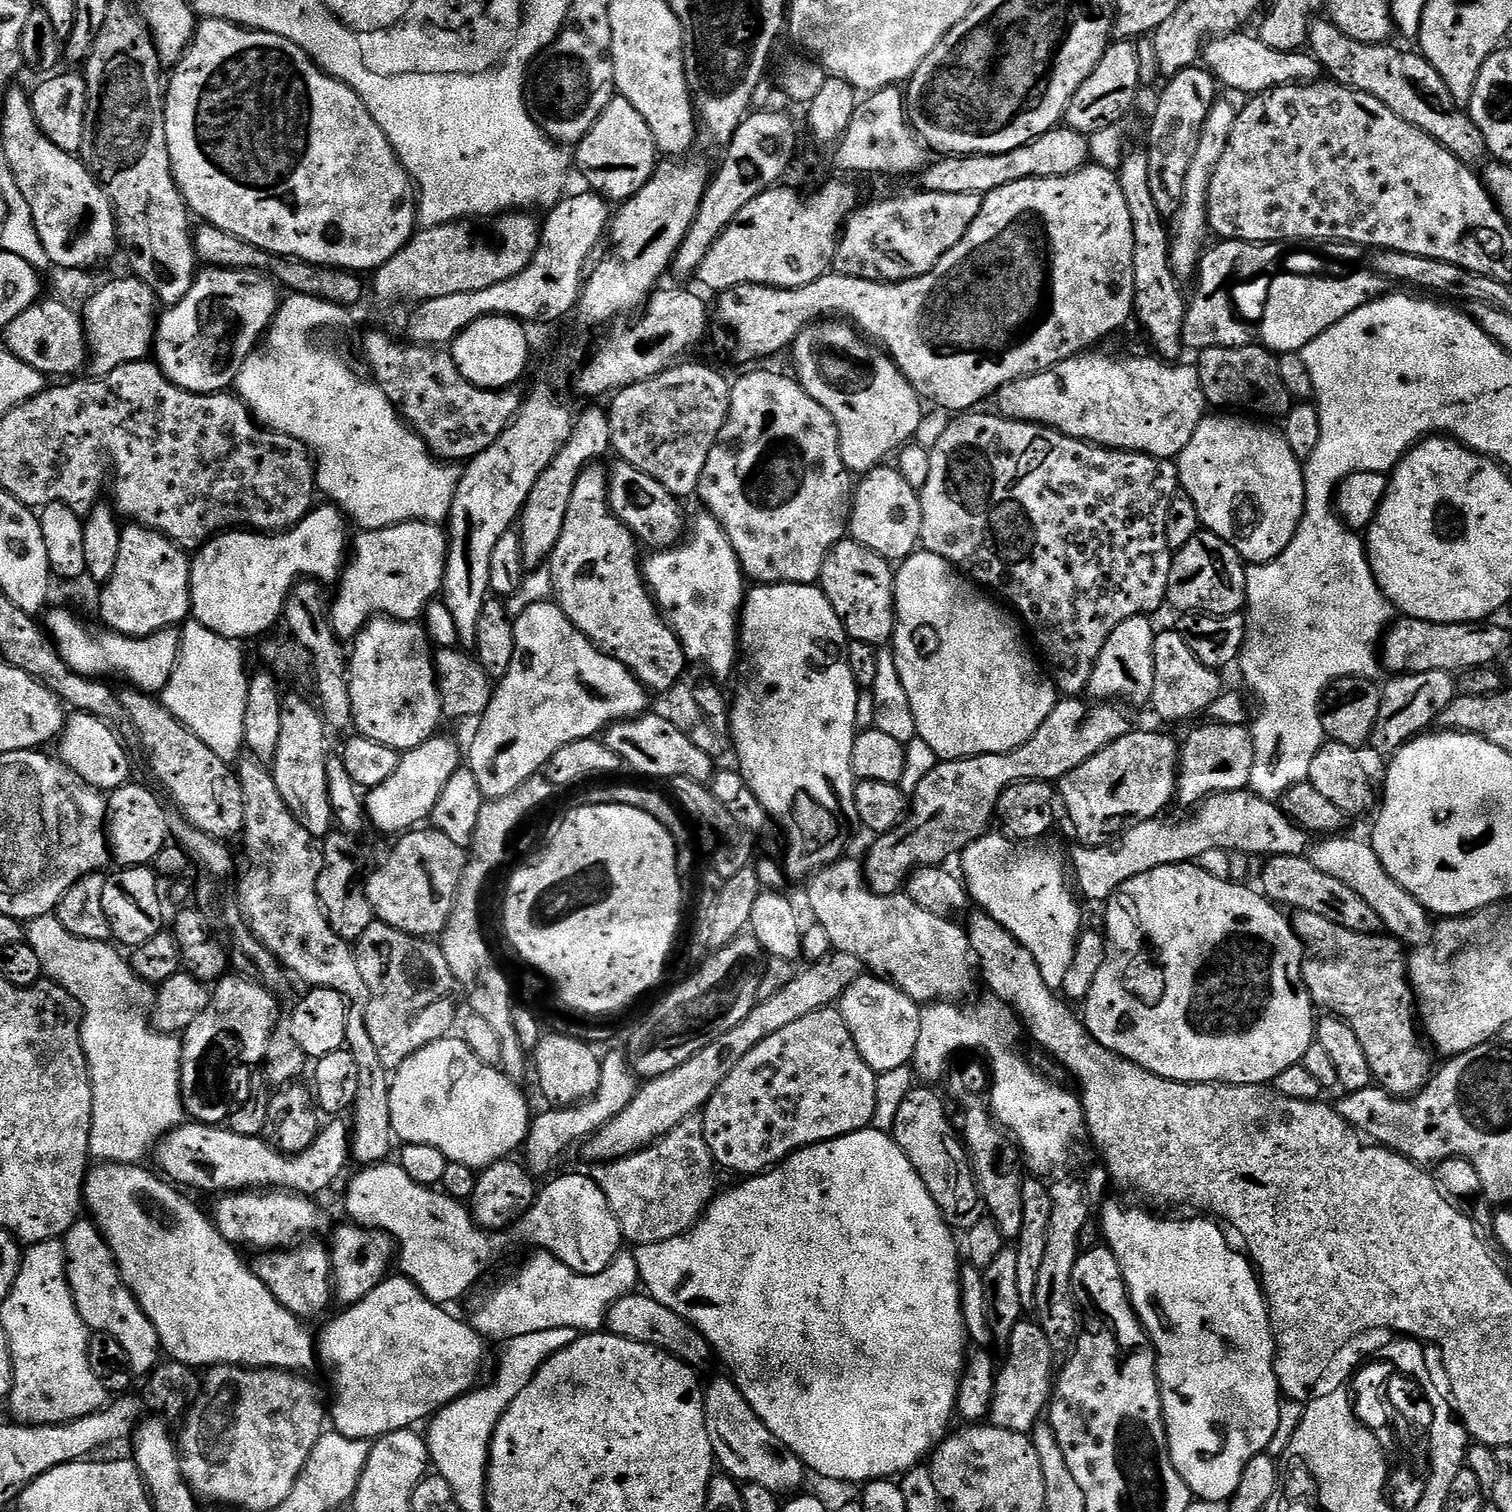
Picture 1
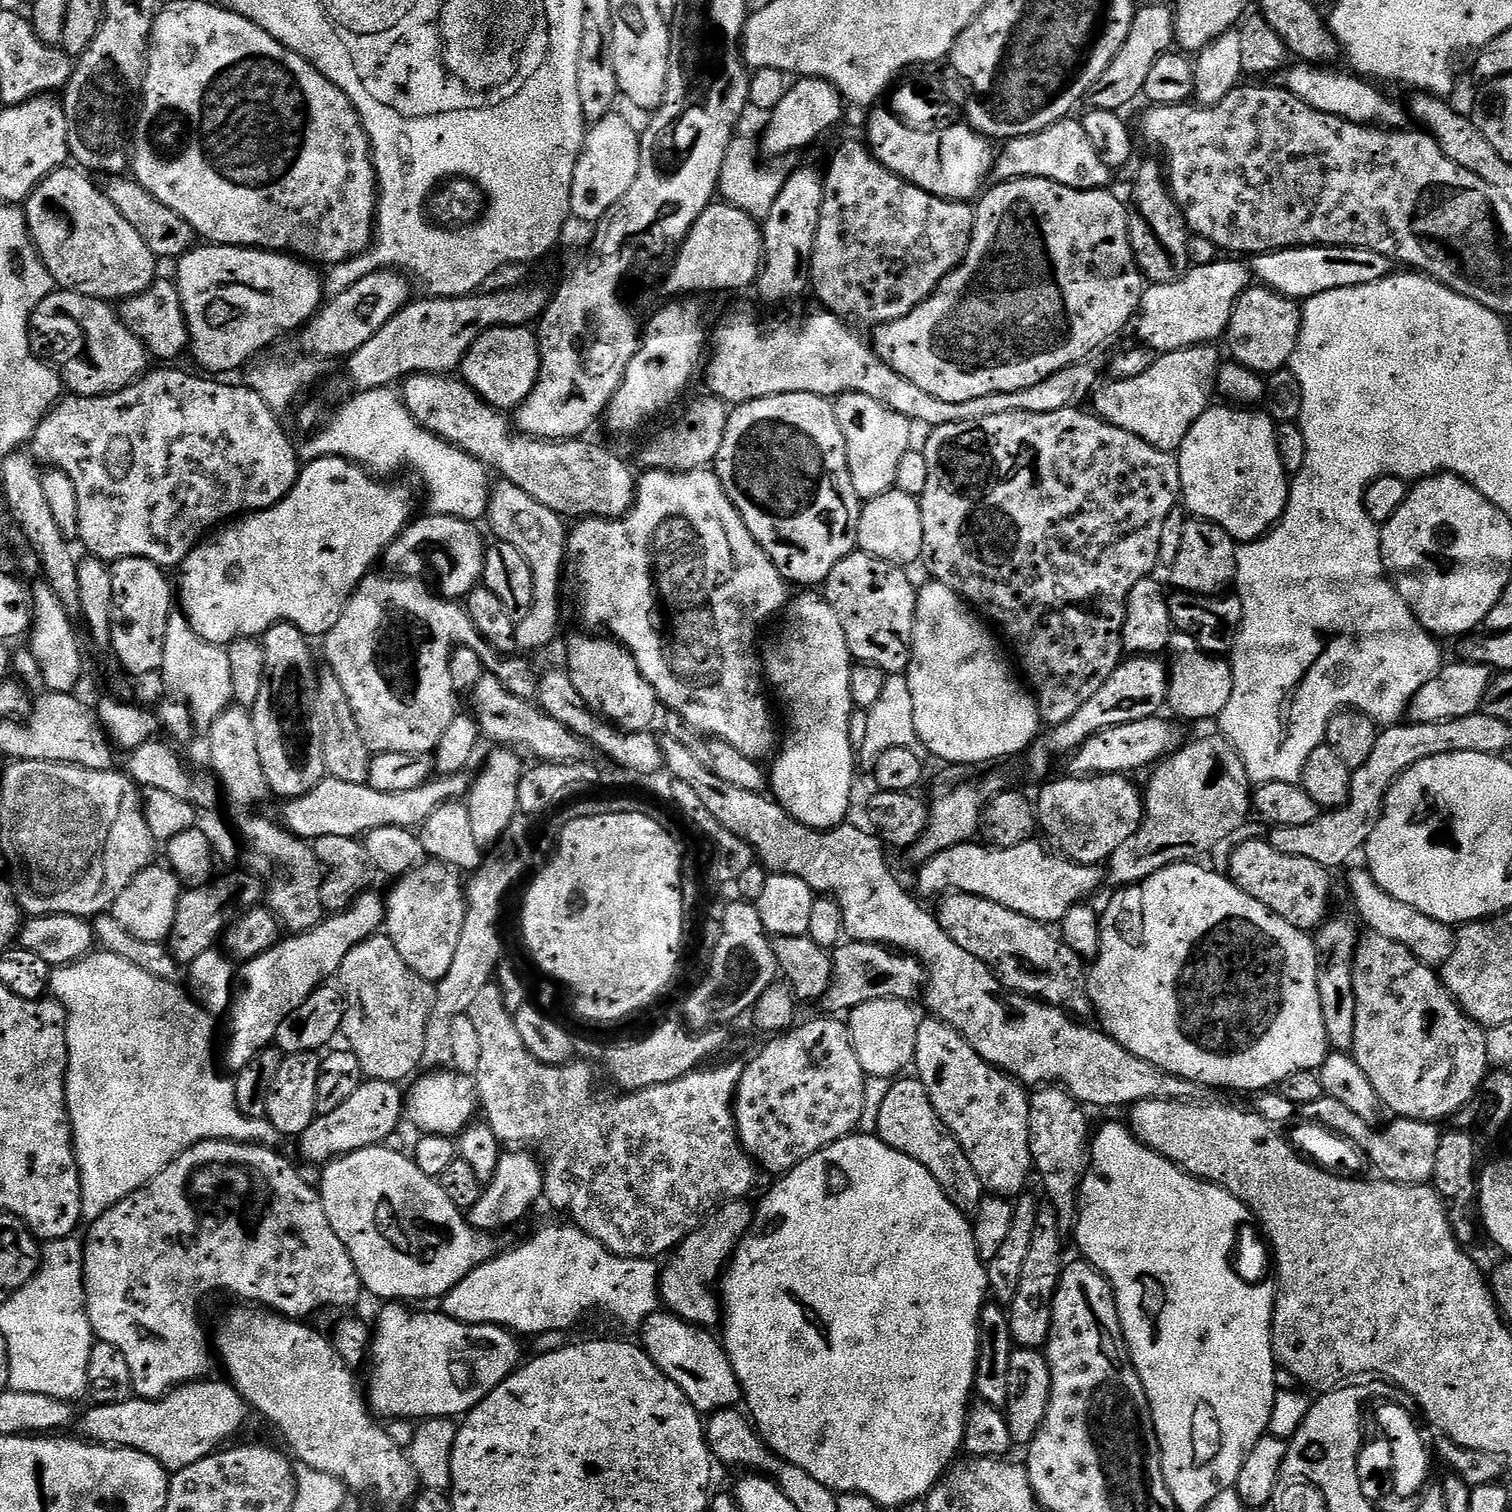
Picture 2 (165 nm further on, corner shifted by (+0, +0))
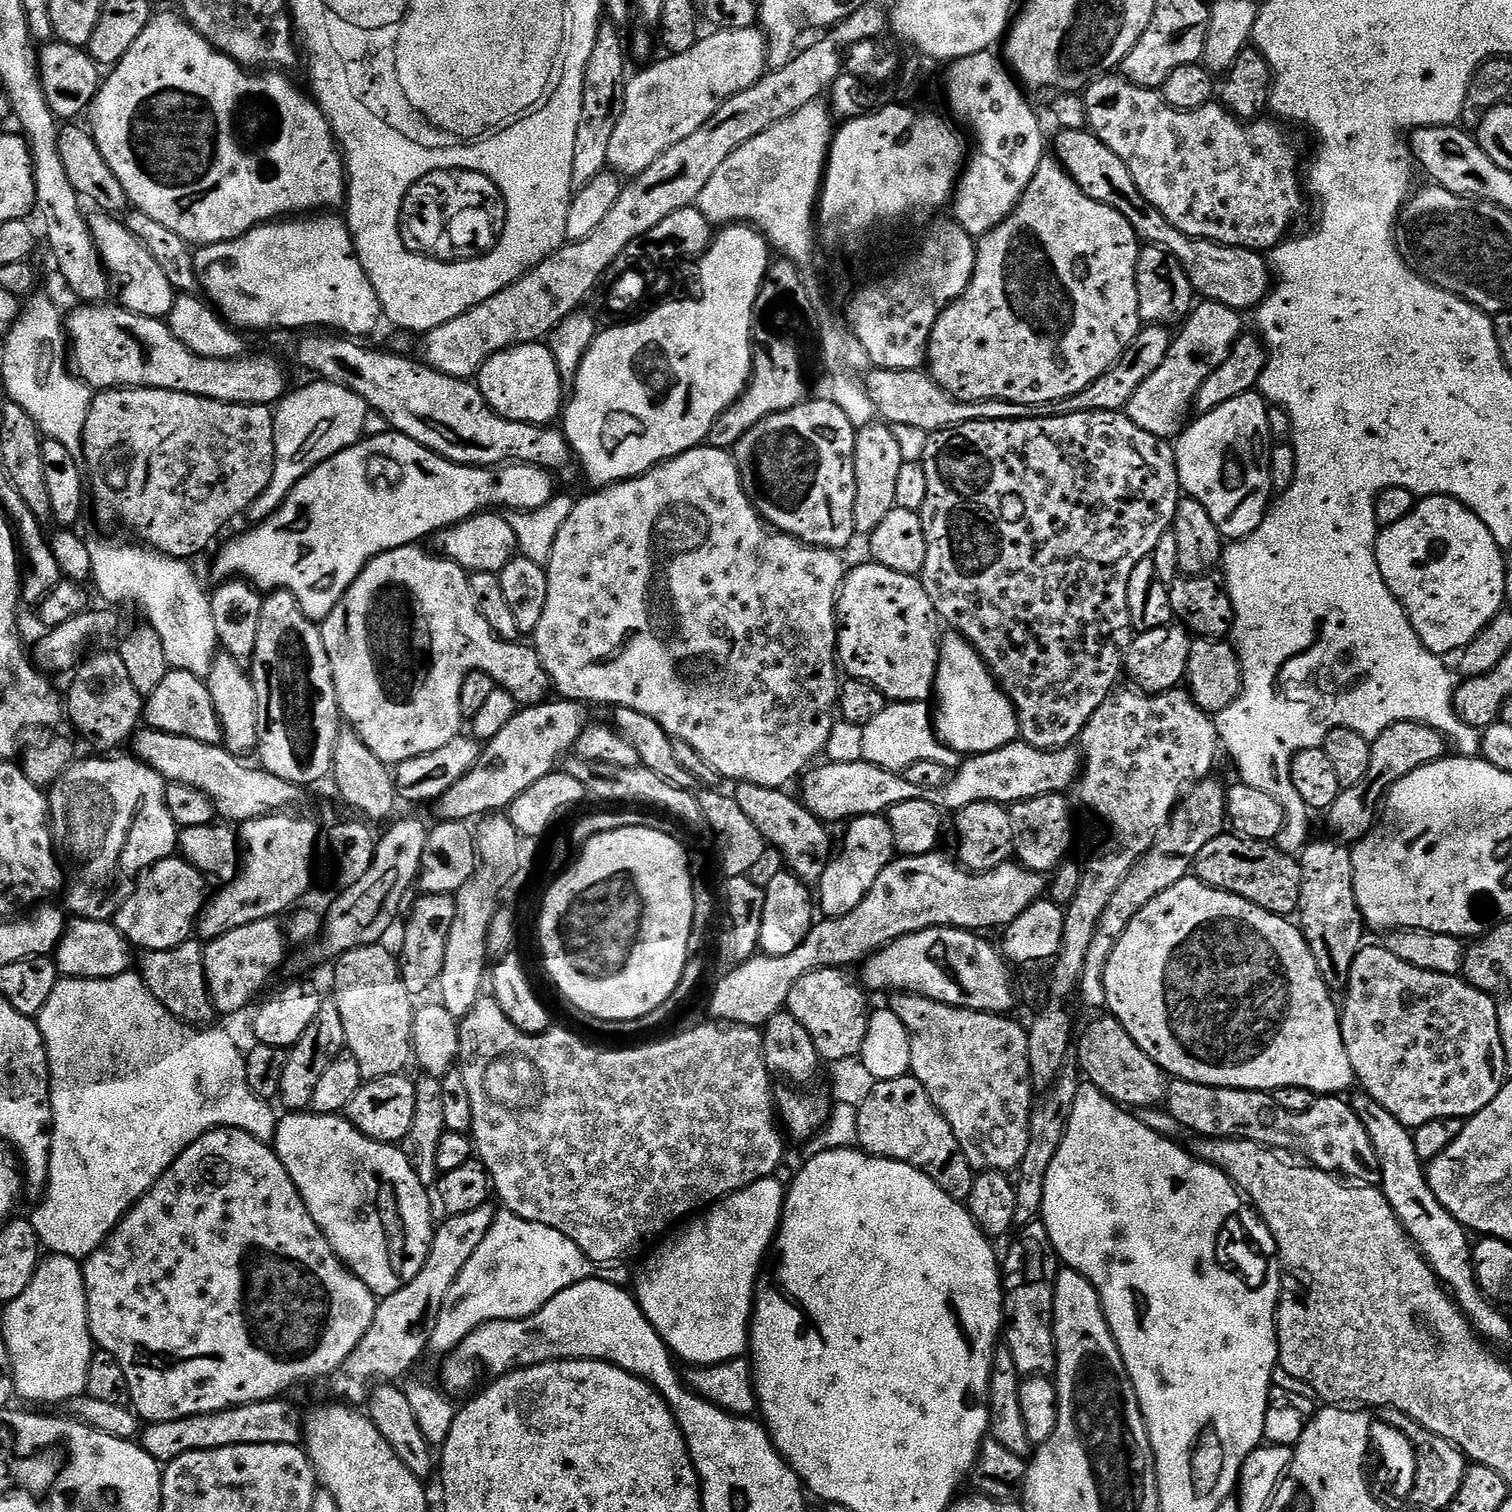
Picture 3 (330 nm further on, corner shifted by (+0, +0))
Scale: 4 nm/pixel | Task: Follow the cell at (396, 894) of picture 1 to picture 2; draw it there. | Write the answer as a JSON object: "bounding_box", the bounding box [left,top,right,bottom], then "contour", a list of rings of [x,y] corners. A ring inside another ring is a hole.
{"bounding_box":[383,862,468,982],"contour":[[[425,862],[405,873],[395,881],[392,893],[387,893],[386,907],[384,909],[383,931],[394,942],[394,950],[402,954],[402,962],[414,970],[422,978],[438,982],[446,978],[450,971],[450,965],[454,963],[454,953],[458,950],[458,938],[462,938],[462,926],[468,913],[466,903],[466,888],[462,883],[461,877],[447,864],[439,862]]]}

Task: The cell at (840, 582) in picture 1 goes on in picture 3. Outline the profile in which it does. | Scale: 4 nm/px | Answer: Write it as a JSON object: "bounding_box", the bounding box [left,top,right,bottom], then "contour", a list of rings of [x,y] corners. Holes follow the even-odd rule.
{"bounding_box":[836,562,942,702],"contour":[[[875,562],[860,564],[849,571],[836,597],[838,635],[836,651],[838,664],[845,677],[861,680],[874,686],[888,702],[924,702],[933,695],[936,686],[936,667],[940,661],[942,621],[930,594],[915,576],[898,574]]]}

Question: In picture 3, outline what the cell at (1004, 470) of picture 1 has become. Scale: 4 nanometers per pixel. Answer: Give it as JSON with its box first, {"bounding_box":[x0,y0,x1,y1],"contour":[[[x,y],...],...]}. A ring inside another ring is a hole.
{"bounding_box":[919,412,1182,748],"contour":[[[1075,412],[1065,416],[1047,416],[1033,420],[975,420],[965,424],[953,424],[943,428],[940,432],[929,435],[922,463],[926,470],[926,502],[919,510],[922,530],[926,534],[926,562],[922,573],[922,583],[926,594],[930,594],[930,602],[934,602],[936,612],[945,625],[952,624],[948,626],[951,626],[976,647],[976,653],[984,659],[984,665],[991,672],[992,677],[1012,700],[1012,705],[1016,708],[1016,717],[1020,723],[1019,739],[1023,743],[1035,748],[1066,748],[1075,745],[1080,739],[1080,731],[1086,726],[1086,722],[1090,722],[1094,710],[1098,710],[1098,706],[1102,706],[1104,699],[1112,695],[1117,687],[1116,679],[1125,671],[1124,658],[1134,639],[1130,606],[1128,605],[1130,574],[1134,574],[1134,566],[1138,566],[1138,562],[1151,557],[1153,550],[1158,546],[1158,538],[1162,538],[1162,534],[1169,532],[1172,527],[1172,519],[1182,499],[1175,447],[1169,441],[1159,440],[1154,434],[1146,434],[1146,430],[1134,426],[1134,422],[1130,422],[1130,418],[1124,412]]]}

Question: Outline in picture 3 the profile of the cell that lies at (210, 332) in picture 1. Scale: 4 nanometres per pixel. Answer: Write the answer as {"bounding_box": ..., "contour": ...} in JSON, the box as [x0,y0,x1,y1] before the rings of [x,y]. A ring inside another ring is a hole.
{"bounding_box":[195,214,382,338],"contour":[[[312,214],[307,218],[262,224],[236,240],[203,245],[195,253],[196,276],[200,279],[203,295],[229,324],[240,330],[312,330],[315,324],[329,324],[332,330],[345,328],[348,331],[345,333],[352,338],[370,335],[382,324],[380,299],[374,286],[370,286],[366,270],[362,270],[362,262],[356,257],[345,217],[336,215],[340,214]]]}

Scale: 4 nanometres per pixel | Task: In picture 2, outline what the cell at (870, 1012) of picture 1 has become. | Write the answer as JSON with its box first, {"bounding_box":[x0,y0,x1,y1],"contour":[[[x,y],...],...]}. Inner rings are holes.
{"bounding_box":[846,1000,918,1078],"contour":[[[871,1000],[852,1009],[846,1023],[854,1054],[858,1054],[858,1062],[862,1062],[865,1077],[896,1078],[907,1064],[909,1067],[915,1061],[918,1015],[912,1007],[906,1000]]]}

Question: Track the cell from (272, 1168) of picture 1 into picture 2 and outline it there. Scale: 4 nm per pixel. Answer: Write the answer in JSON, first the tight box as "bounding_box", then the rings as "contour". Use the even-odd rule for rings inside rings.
{"bounding_box":[298,1079,406,1166],"contour":[[[365,1079],[348,1101],[342,1102],[331,1114],[317,1116],[314,1123],[298,1137],[300,1156],[312,1164],[323,1166],[363,1148],[383,1145],[396,1132],[396,1127],[406,1116],[406,1096],[395,1080]]]}

